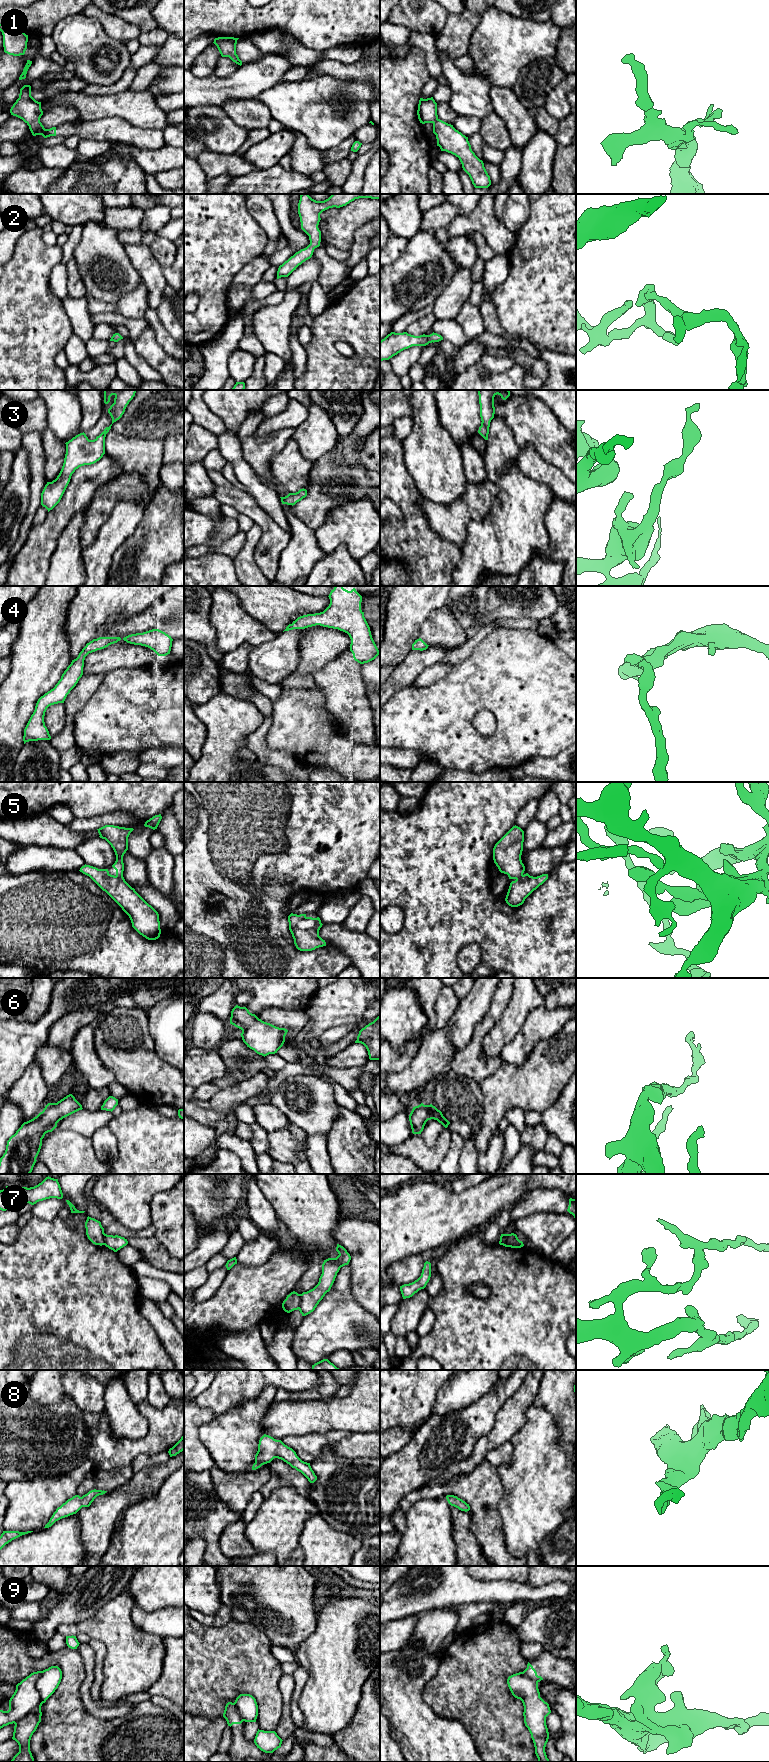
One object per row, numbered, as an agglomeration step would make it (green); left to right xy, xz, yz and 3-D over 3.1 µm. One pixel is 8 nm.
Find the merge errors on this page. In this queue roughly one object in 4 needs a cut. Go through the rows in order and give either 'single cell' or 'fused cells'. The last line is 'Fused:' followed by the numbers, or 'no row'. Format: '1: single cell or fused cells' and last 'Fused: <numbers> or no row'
1: single cell
2: single cell
3: single cell
4: single cell
5: single cell
6: single cell
7: fused cells
8: single cell
9: single cell
Fused: 7

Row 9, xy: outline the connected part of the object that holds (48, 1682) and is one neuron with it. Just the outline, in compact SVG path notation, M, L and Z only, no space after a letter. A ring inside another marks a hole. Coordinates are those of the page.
M58 1666L31 1673L16 1685L9 1710L0 1710L0 1729L15 1724L12 1739L18 1743L19 1752L11 1762L34 1762L30 1740L41 1722L41 1706L58 1688L61 1679Z

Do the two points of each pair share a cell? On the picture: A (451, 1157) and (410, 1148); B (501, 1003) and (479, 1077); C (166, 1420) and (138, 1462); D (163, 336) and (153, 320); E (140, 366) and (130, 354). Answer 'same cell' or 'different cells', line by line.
A: different cells
B: same cell
C: different cells
D: same cell
E: same cell

